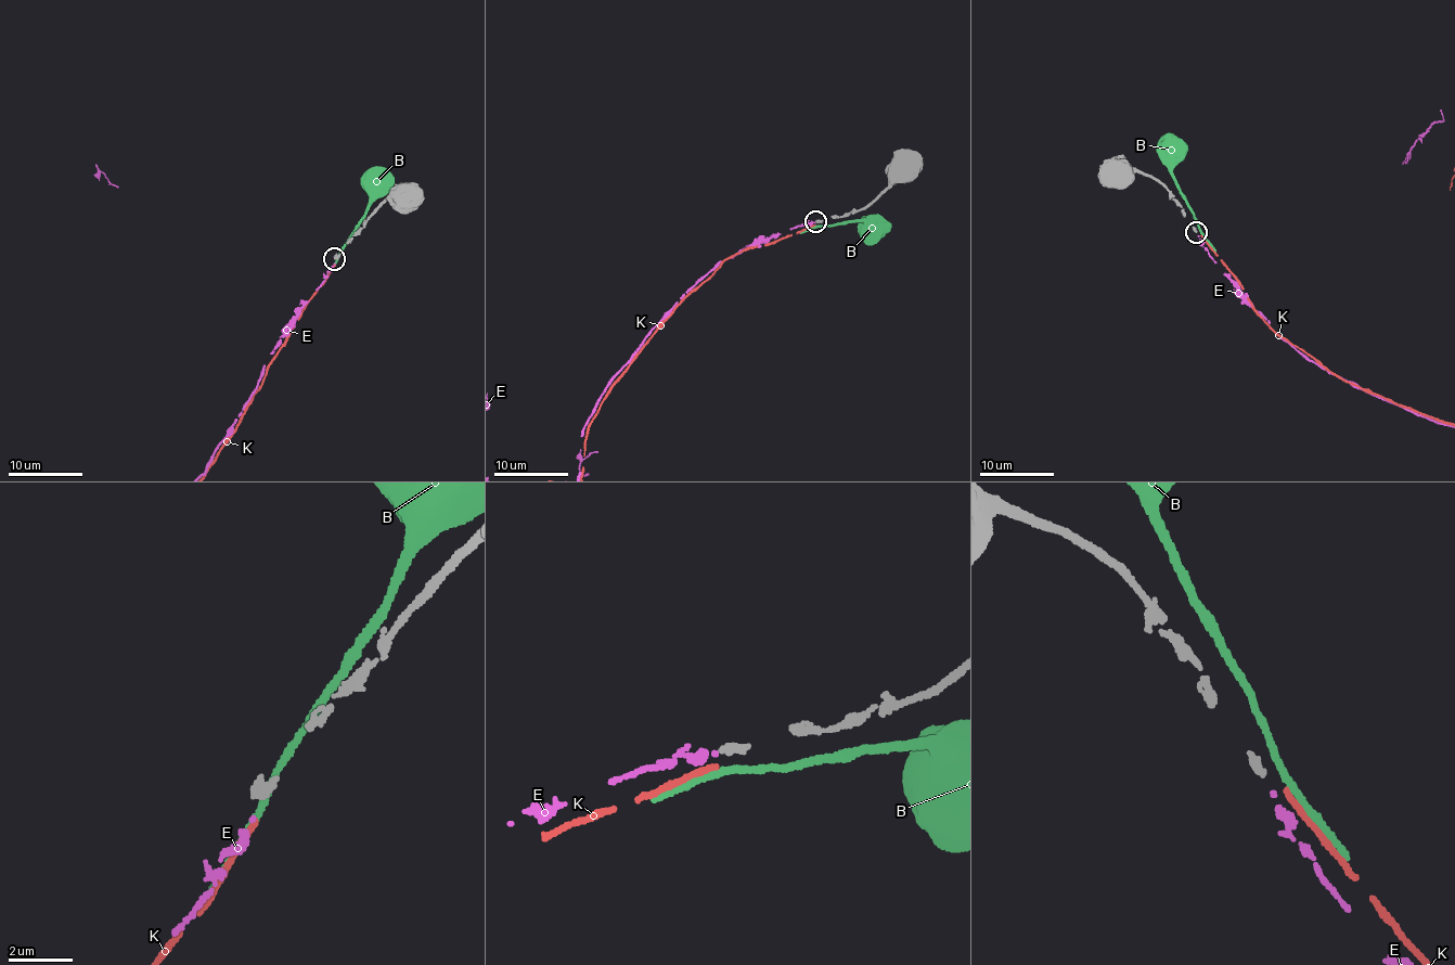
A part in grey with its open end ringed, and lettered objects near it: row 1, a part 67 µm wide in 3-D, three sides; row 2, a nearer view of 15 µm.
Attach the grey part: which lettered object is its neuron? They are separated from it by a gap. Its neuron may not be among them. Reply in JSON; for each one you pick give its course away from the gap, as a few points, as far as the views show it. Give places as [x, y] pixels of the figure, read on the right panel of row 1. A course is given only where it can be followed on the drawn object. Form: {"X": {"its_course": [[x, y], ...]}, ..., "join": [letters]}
{"join": ["E"]}

